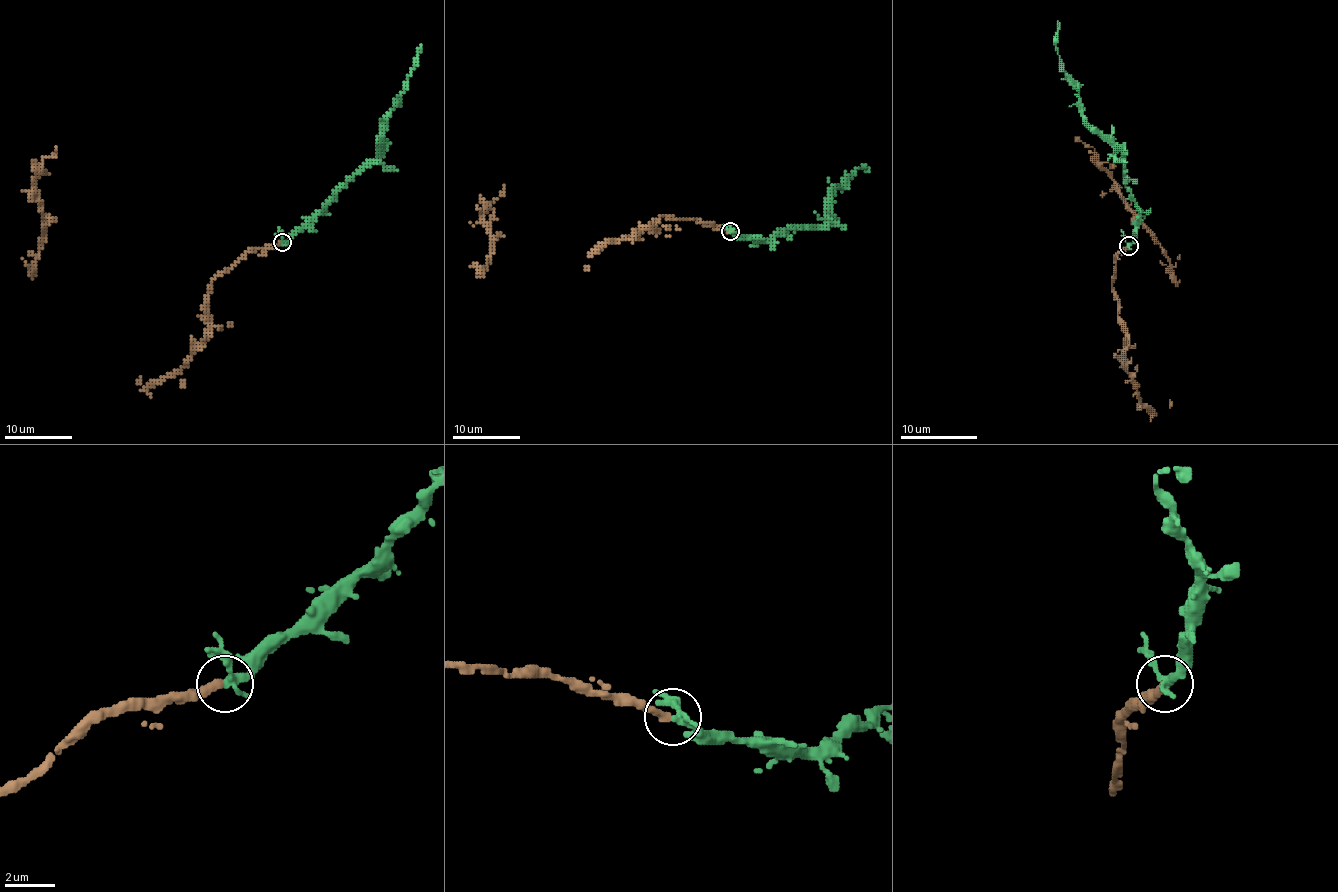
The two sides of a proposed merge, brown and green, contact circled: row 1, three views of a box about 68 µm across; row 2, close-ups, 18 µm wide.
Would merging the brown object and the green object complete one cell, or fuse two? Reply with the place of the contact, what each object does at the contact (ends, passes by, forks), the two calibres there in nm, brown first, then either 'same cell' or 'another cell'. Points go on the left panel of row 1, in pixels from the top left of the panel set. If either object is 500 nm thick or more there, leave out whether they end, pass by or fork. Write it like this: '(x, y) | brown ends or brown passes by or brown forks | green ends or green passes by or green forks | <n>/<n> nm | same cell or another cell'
(282, 242) | brown ends | green passes by | 360/280 nm | same cell

